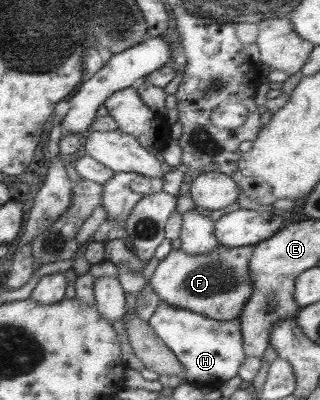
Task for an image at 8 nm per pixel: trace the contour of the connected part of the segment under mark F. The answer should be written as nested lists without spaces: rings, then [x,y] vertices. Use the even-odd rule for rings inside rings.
[[[217,245],[209,253],[189,255],[183,249],[171,250],[168,256],[159,260],[148,284],[162,303],[167,303],[178,309],[187,309],[193,313],[200,313],[215,321],[229,321],[241,315],[243,306],[251,294],[251,281],[249,277],[249,256],[253,246],[225,247]]]

